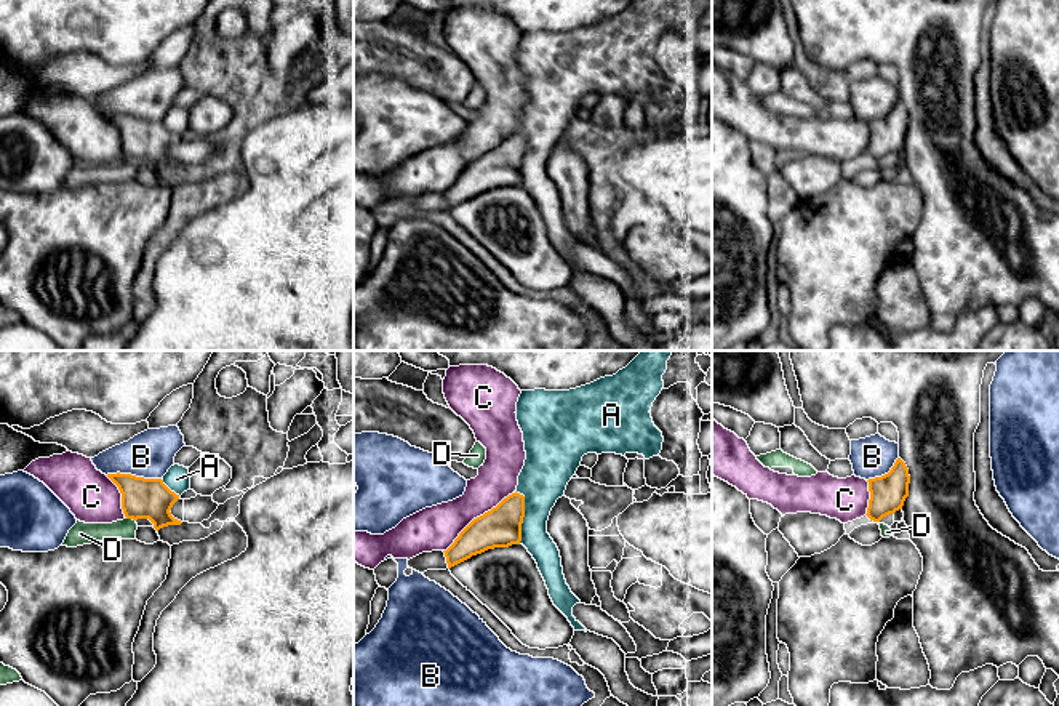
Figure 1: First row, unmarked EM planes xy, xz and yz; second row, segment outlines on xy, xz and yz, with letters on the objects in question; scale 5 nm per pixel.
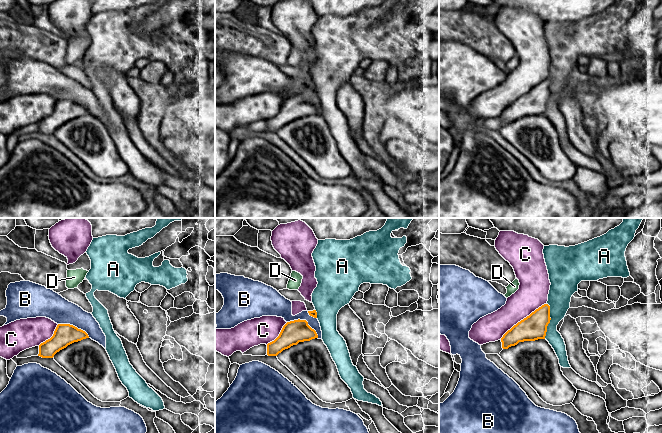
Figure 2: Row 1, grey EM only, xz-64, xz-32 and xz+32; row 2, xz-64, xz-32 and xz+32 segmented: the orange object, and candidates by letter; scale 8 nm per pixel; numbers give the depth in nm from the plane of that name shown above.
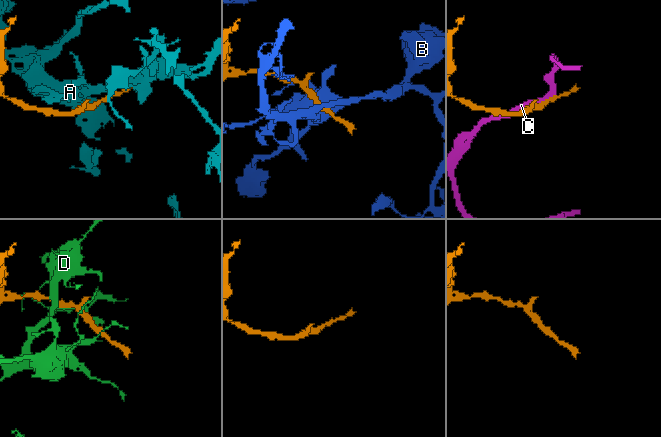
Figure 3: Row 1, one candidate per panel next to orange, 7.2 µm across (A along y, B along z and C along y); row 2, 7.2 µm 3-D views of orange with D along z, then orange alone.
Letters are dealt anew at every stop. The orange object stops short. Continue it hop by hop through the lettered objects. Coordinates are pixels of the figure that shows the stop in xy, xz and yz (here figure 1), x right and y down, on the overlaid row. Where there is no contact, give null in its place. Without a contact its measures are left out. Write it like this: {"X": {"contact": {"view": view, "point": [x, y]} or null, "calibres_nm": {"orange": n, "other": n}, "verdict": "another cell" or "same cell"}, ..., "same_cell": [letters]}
{"A": {"contact": {"view": "xz", "point": [523, 516]}, "calibres_nm": {"orange": 200, "other": 240}, "verdict": "another cell"}, "B": {"contact": {"view": "xy", "point": [133, 476]}, "calibres_nm": {"orange": 200, "other": 240}, "verdict": "another cell"}, "C": {"contact": {"view": "xz", "point": [480, 516]}, "calibres_nm": {"orange": 200, "other": 220}, "verdict": "another cell"}, "D": {"contact": {"view": "xy", "point": [131, 517]}, "calibres_nm": {"orange": 200, "other": 110}, "verdict": "another cell"}, "same_cell": []}

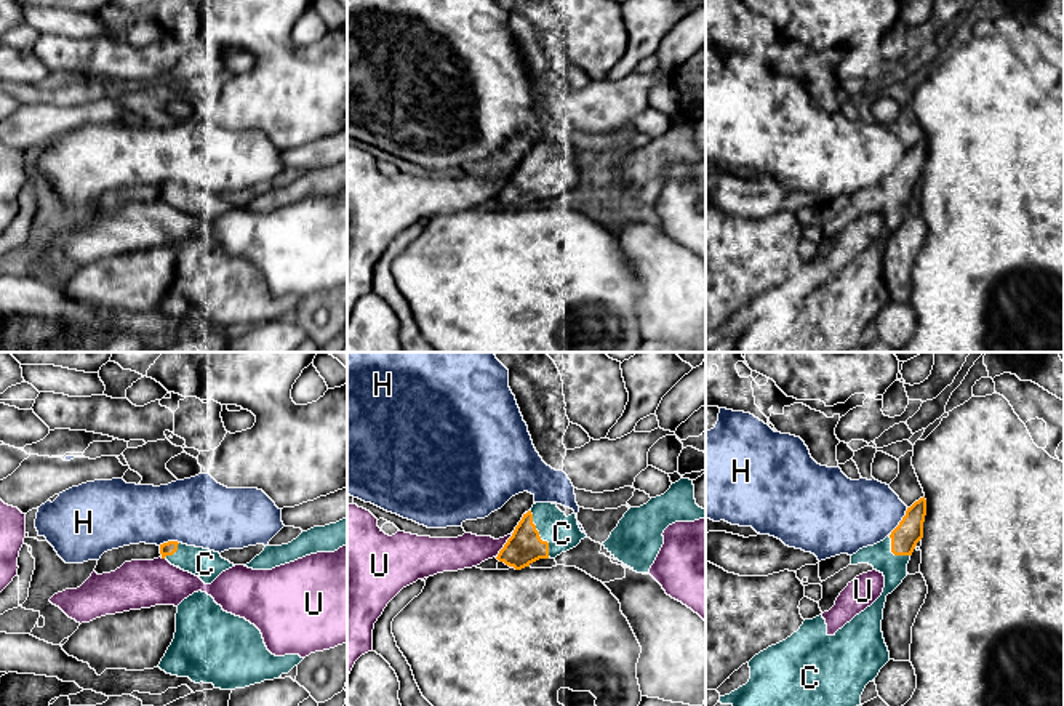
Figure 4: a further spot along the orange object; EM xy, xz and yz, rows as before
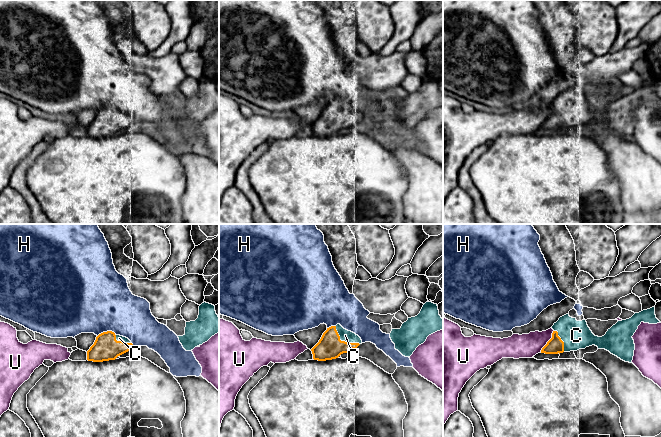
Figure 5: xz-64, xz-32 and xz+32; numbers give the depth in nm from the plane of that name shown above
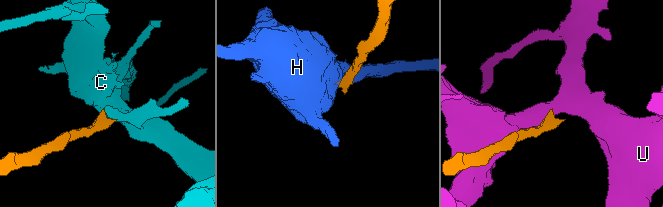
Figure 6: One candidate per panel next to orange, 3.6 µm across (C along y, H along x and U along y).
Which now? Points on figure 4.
{"C": {"contact": {"view": "xz", "point": [538, 533]}, "calibres_nm": {"orange": 180, "other": 170}, "verdict": "same cell"}, "H": {"contact": {"view": "yz", "point": [900, 522]}, "calibres_nm": {"orange": 140, "other": 360}, "verdict": "another cell"}, "U": {"contact": {"view": "xz", "point": [504, 546]}, "calibres_nm": {"orange": 180, "other": 170}, "verdict": "another cell"}, "same_cell": ["C"]}

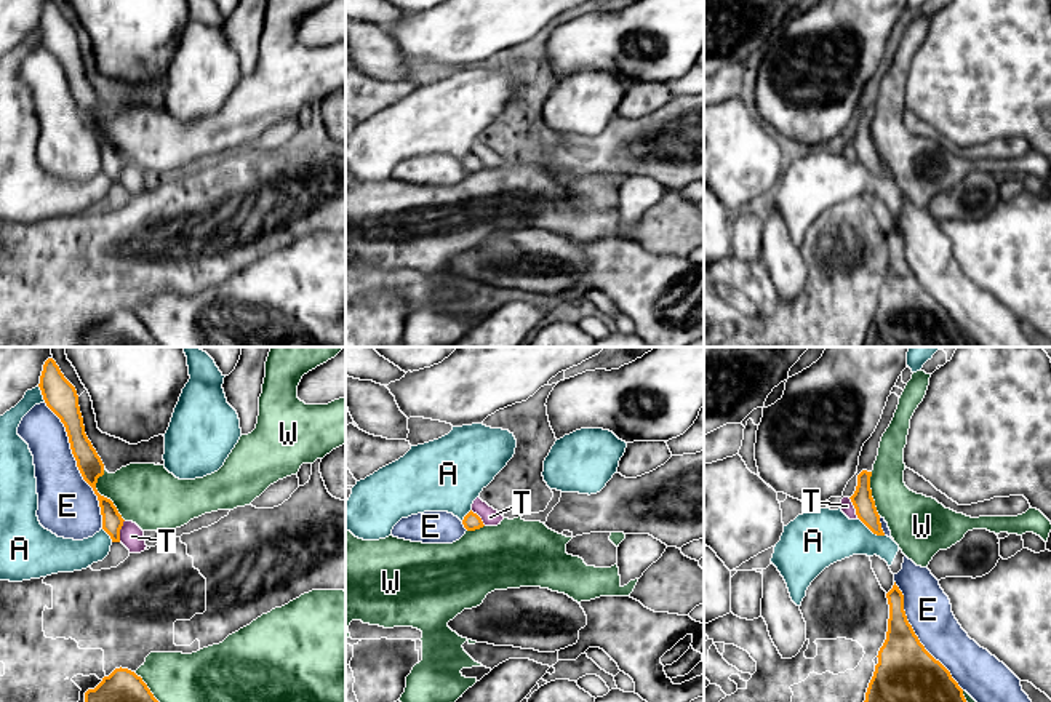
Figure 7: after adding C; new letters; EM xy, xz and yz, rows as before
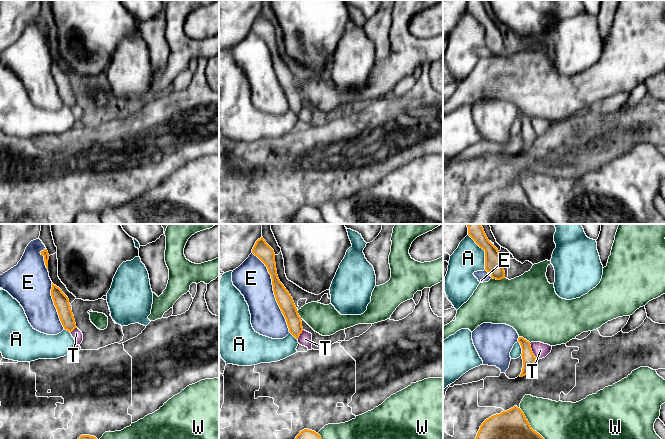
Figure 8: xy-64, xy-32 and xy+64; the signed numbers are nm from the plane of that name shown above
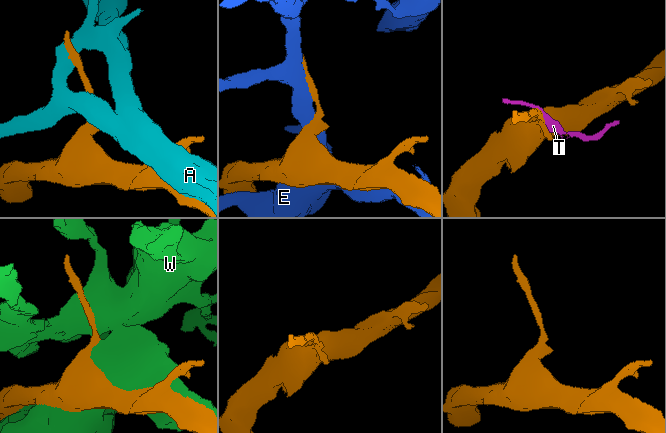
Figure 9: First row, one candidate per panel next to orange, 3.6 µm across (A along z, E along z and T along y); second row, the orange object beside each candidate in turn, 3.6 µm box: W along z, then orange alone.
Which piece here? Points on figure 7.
{"A": {"contact": {"view": "yz", "point": [871, 530]}, "calibres_nm": {"orange": 110, "other": 280}, "verdict": "another cell"}, "E": {"contact": {"view": "xy", "point": [77, 464]}, "calibres_nm": {"orange": 120, "other": 300}, "verdict": "another cell"}, "T": {"contact": {"view": "xy", "point": [119, 531]}, "calibres_nm": {"orange": 110, "other": 120}, "verdict": "same cell"}, "W": {"contact": {"view": "xy", "point": [103, 496]}, "calibres_nm": {"orange": 120, "other": 320}, "verdict": "another cell"}, "same_cell": ["T"]}

